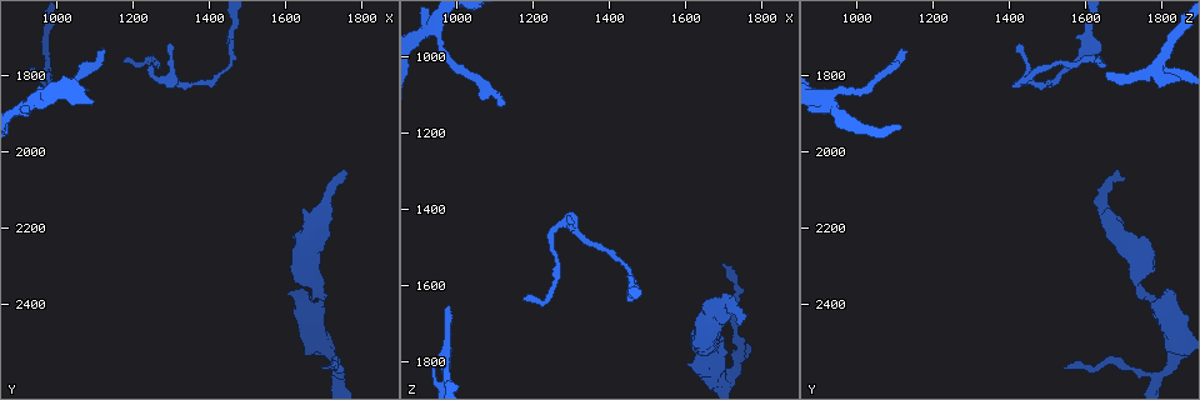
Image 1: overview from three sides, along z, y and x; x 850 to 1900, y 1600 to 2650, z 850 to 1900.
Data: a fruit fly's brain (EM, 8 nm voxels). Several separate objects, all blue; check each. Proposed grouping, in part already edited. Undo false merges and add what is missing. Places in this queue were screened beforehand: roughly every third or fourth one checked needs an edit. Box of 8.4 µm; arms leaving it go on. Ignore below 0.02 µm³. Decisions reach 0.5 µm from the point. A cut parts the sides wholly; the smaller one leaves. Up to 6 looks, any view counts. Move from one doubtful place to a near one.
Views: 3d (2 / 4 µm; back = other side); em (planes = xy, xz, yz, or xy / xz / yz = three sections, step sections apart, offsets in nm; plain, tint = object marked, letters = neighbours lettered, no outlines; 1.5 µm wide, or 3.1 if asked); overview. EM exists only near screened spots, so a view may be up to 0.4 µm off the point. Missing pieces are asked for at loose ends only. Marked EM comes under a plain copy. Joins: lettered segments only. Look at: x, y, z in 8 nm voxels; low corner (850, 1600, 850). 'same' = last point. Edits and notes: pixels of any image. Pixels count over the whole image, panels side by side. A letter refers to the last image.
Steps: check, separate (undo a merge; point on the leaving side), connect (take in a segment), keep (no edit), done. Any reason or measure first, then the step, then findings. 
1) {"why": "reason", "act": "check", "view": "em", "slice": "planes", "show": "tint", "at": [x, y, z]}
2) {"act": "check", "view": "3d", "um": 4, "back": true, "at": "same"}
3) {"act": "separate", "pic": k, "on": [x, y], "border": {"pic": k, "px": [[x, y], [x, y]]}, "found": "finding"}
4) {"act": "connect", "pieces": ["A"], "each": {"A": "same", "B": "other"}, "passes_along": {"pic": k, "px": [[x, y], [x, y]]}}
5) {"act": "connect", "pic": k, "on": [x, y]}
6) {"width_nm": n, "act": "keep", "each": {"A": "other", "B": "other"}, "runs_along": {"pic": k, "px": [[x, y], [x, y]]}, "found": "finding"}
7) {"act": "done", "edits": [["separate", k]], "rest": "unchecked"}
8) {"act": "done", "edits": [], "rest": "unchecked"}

{"why": "calibre changes", "act": "check", "view": "em", "slice": "planes", "show": "tint", "at": [1455, 1725, 1605]}

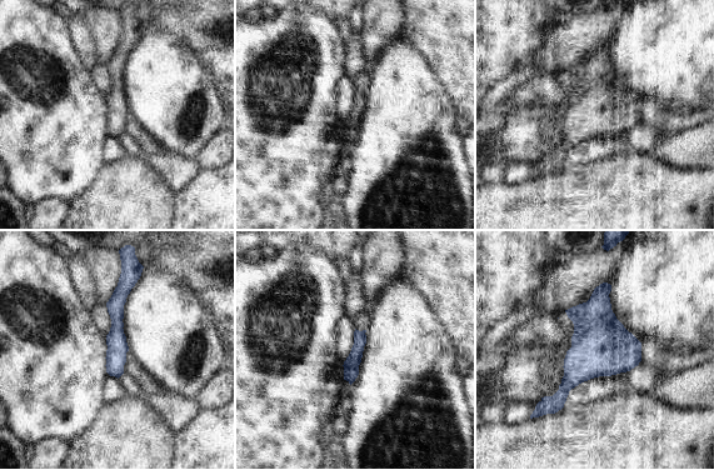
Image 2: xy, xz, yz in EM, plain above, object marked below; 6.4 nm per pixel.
{"act": "check", "view": "em", "slice": "planes", "show": "letters", "at": "same"}

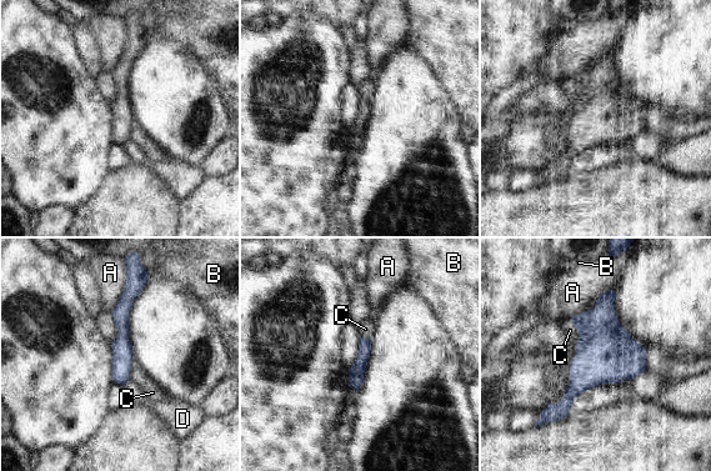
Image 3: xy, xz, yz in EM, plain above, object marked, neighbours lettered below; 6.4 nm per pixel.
{"act": "keep", "each": {"A": "other", "B": "other", "C": "other", "D": "other"}, "found": "one neuron here"}

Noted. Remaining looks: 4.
{"why": "thin end", "act": "check", "view": "em", "slice": "xz", "step": 4, "show": "letters", "at": [1120, 1725, 1110]}

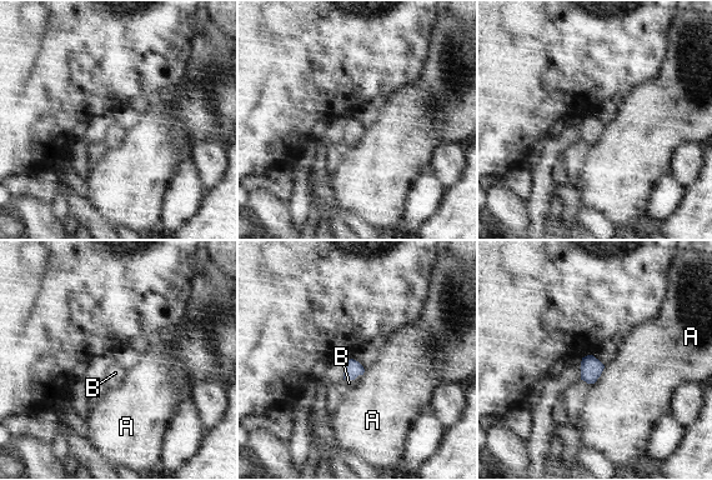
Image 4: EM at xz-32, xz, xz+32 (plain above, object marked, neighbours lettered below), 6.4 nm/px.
{"act": "check", "view": "em", "slice": "xy", "step": 8, "show": "letters", "at": "same"}

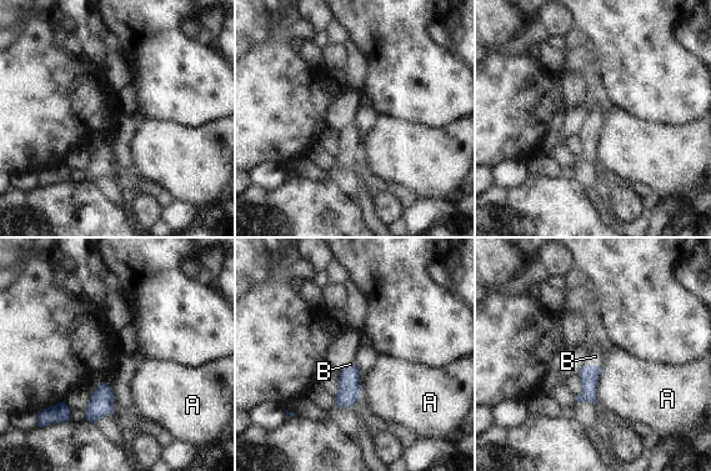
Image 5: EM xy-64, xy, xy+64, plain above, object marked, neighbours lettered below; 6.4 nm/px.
{"act": "connect", "pieces": ["B"], "each": {"A": "other", "B": "same"}, "passes_along": {"pic": 5, "px": [[589, 375], [591, 366], [595, 356]]}, "found": "it goes on there"}

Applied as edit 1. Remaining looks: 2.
{"act": "done", "edits": [["connect", 5]], "rest": "unchecked"}

